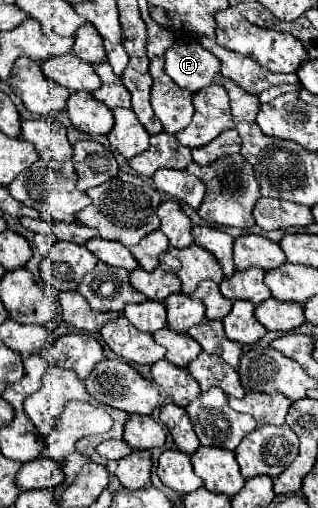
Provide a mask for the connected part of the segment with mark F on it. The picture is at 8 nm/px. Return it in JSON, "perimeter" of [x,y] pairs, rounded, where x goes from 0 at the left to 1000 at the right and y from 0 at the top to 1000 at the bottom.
{"perimeter":[[[557,79],[519,102],[519,146],[563,169],[619,181],[632,169],[657,169],[670,150],[695,138],[695,122],[619,87],[619,79]]]}

